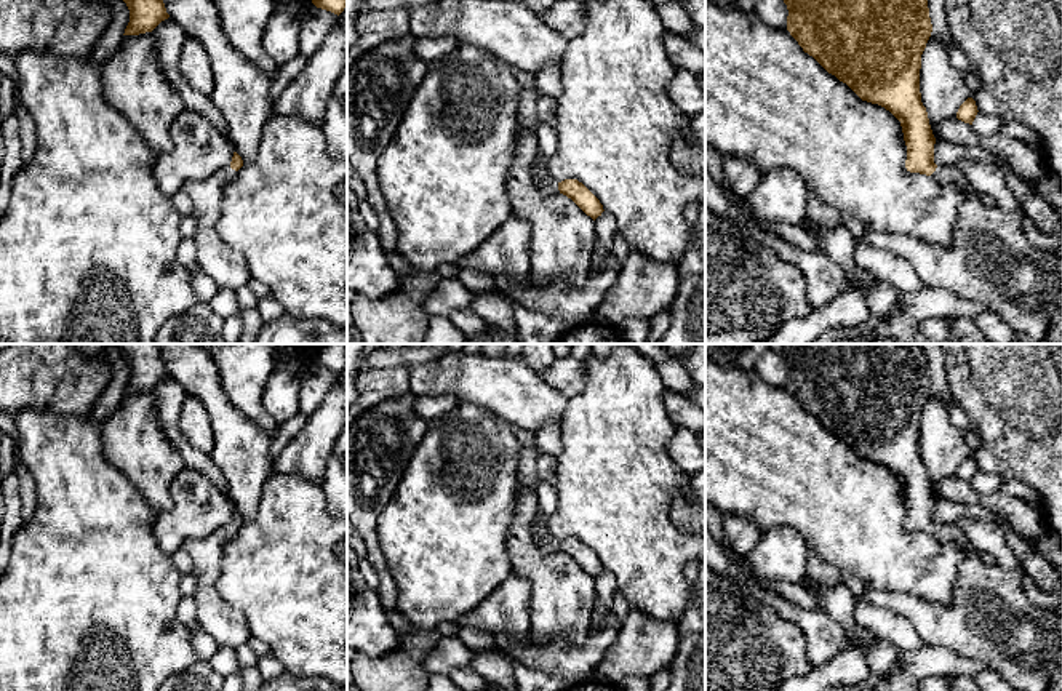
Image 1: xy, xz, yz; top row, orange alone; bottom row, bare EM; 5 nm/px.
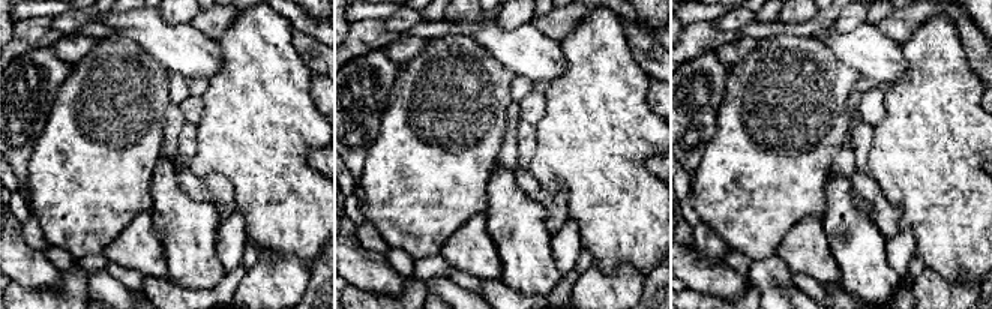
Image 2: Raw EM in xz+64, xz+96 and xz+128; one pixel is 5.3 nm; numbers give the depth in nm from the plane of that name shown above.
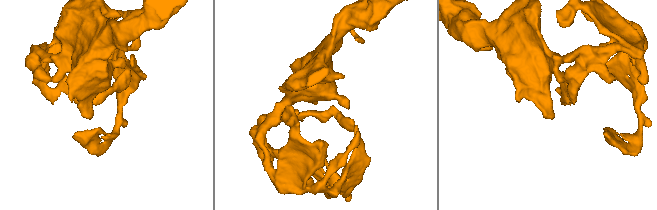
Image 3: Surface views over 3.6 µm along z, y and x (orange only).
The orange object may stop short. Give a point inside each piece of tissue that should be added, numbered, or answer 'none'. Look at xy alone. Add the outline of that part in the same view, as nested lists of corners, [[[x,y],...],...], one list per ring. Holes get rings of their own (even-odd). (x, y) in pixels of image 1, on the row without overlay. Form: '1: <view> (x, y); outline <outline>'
1: xy (227, 626); outline [[[227,523],[203,539],[187,541],[184,544],[184,549],[192,558],[192,574],[197,581],[194,598],[198,624],[219,646],[229,648],[238,648],[253,637],[246,616],[226,603],[216,590],[222,547],[235,531]]]

